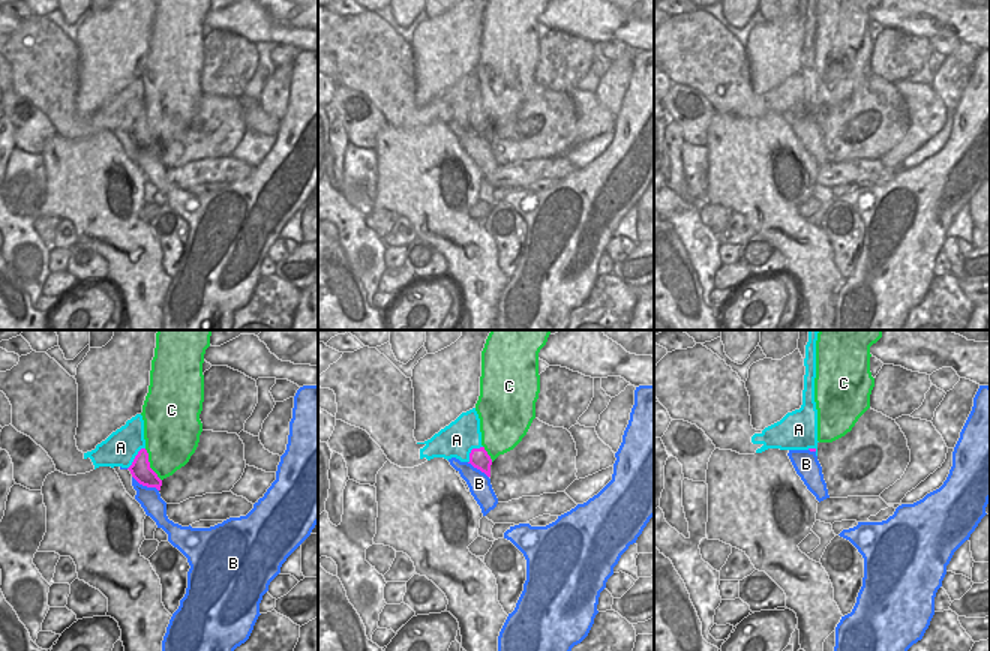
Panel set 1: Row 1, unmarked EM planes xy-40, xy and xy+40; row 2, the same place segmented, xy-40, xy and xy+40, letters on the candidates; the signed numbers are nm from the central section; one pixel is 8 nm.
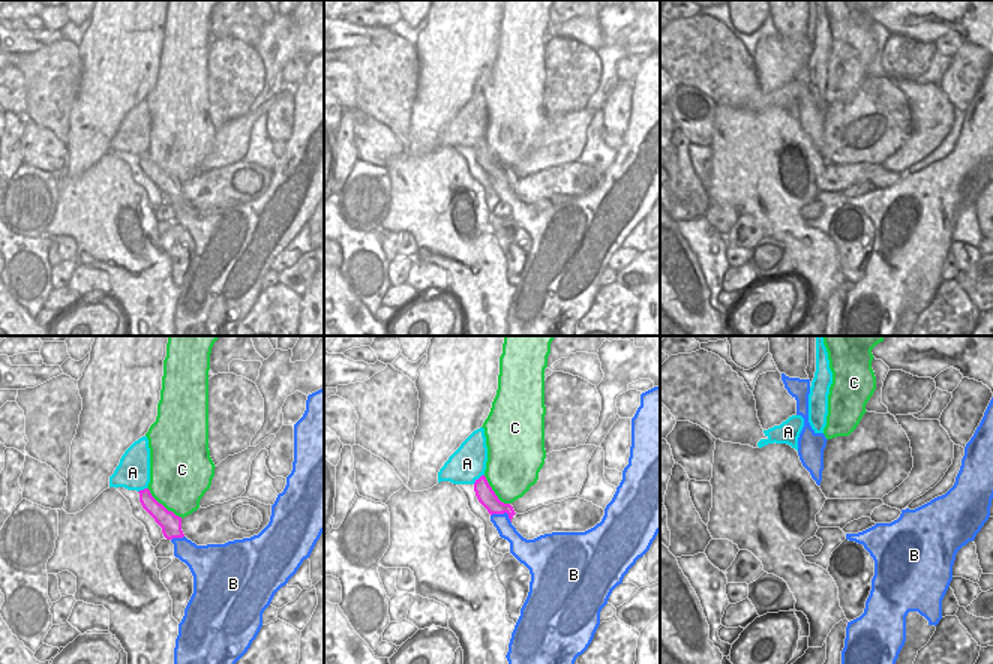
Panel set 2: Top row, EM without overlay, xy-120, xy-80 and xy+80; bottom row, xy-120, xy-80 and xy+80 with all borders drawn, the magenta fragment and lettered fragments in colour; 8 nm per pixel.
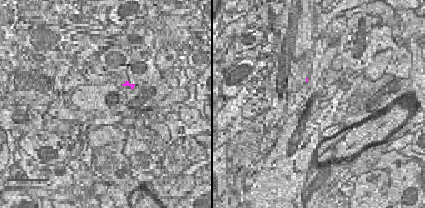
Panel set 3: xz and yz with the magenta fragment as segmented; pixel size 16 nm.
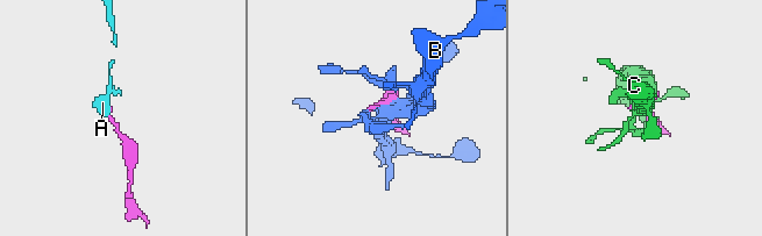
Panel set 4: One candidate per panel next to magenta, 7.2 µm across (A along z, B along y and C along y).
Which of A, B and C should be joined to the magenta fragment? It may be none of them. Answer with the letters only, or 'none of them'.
A

